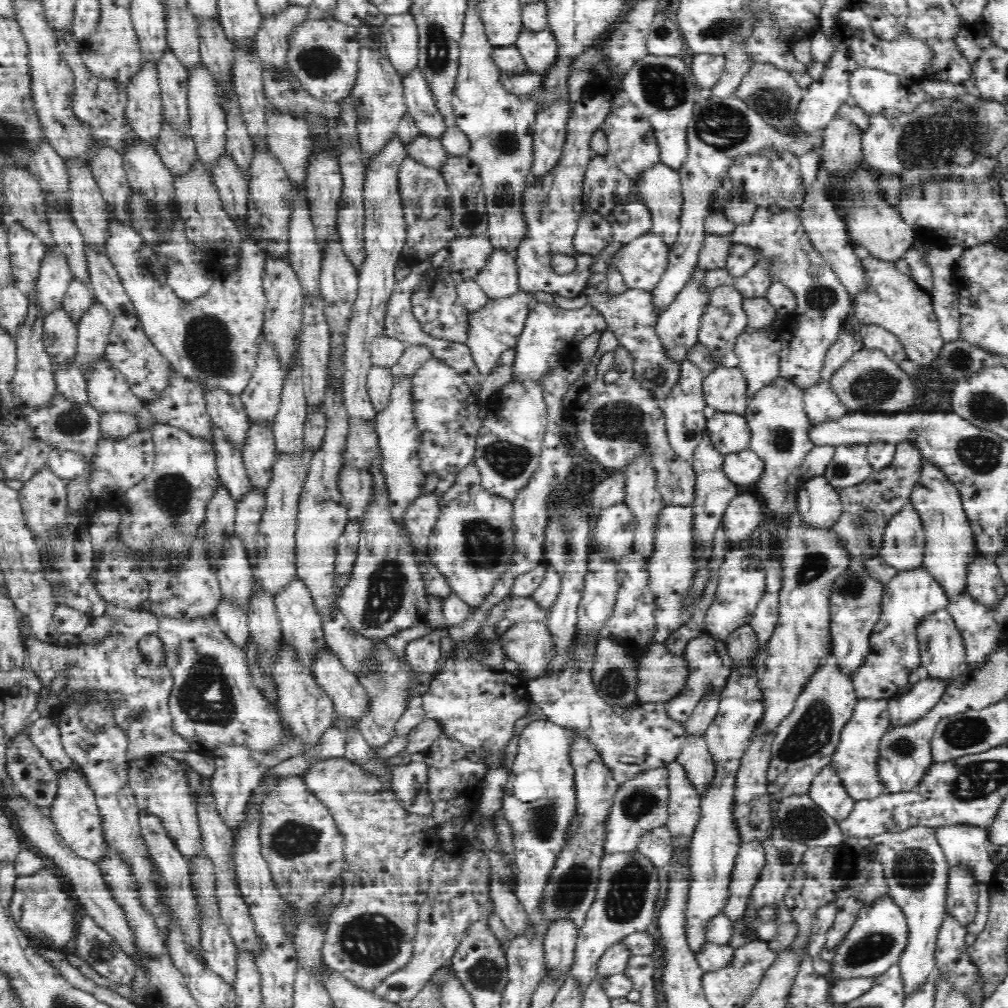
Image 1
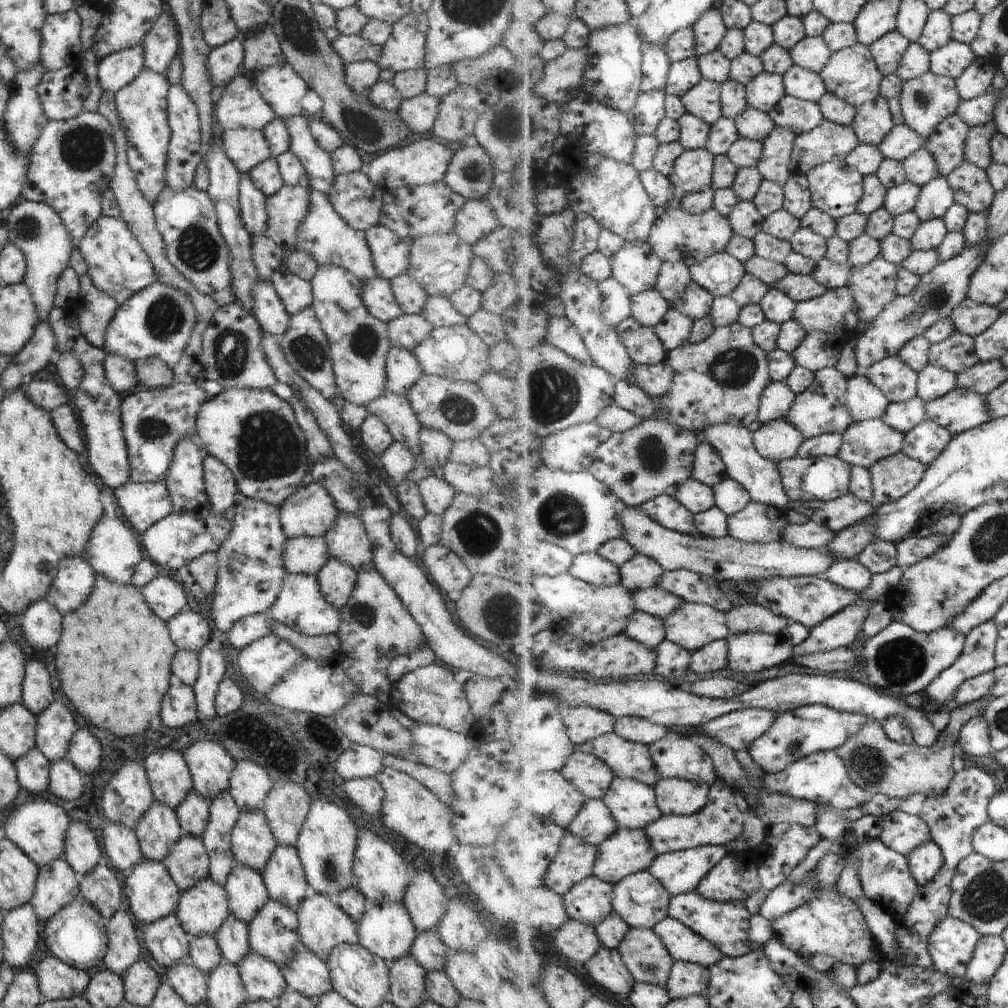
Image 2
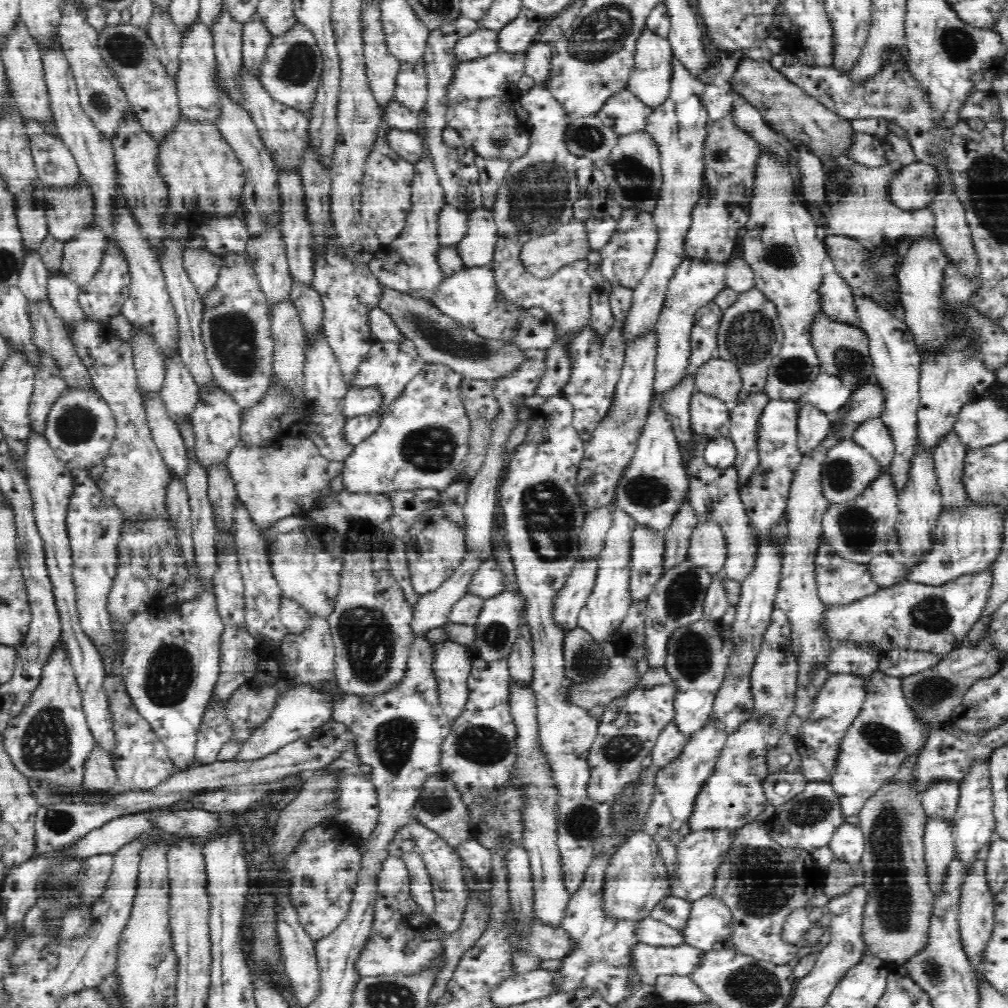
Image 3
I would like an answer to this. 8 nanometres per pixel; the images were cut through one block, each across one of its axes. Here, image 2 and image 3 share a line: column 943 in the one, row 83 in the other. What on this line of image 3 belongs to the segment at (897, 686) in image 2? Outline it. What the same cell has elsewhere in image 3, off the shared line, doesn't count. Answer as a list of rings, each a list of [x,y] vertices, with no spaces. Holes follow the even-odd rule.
[[[646,28],[635,47],[635,65],[627,88],[634,93],[634,97],[642,101],[642,104],[651,109],[657,109],[669,100],[672,90],[673,58],[675,56],[670,41],[667,38],[660,38]]]

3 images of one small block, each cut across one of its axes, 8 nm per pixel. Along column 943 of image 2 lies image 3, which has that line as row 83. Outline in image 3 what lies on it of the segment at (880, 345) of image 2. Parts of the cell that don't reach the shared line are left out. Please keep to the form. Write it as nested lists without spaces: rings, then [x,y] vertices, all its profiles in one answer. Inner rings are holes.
[[[296,23],[281,37],[272,38],[262,61],[259,81],[274,100],[308,113],[316,100],[323,68],[323,54],[313,32],[305,24]]]

